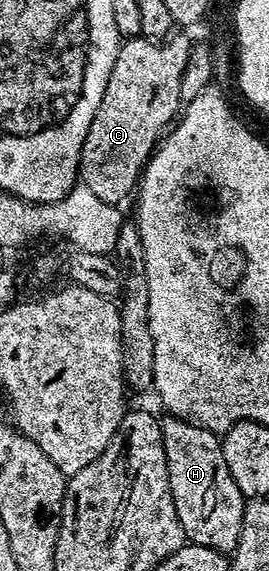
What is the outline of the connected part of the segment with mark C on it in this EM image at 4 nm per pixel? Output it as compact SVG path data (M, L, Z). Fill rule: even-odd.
M168 35L162 42L155 38L127 38L119 45L117 62L113 62L101 106L97 106L97 114L89 126L89 134L85 136L85 146L79 159L79 180L86 188L93 190L93 194L97 194L101 202L119 206L130 192L132 195L136 191L147 161L151 159L165 129L180 111L181 78L189 62L193 44L185 37L175 35Z

